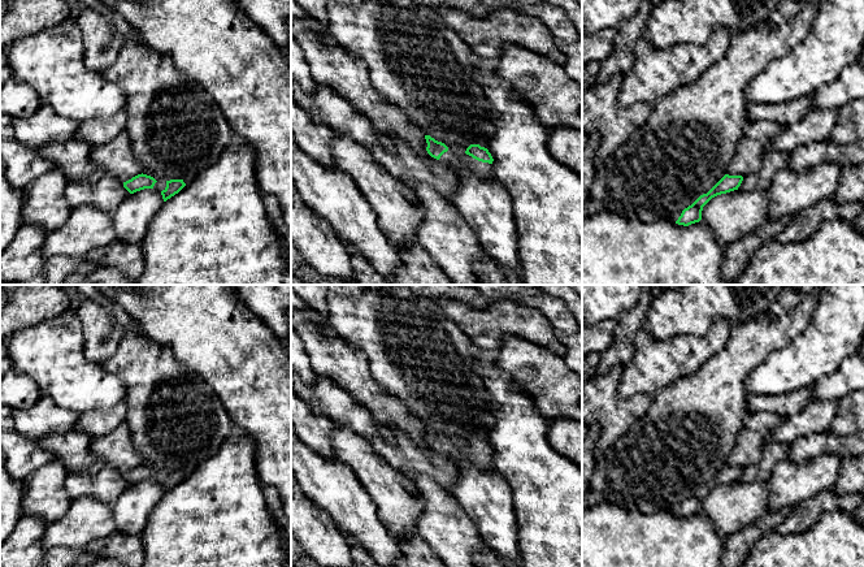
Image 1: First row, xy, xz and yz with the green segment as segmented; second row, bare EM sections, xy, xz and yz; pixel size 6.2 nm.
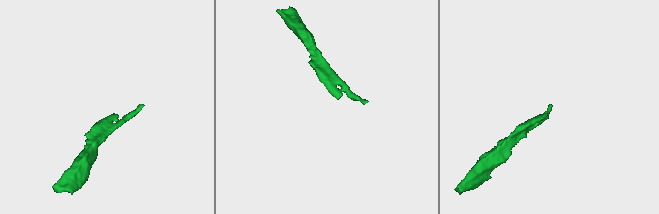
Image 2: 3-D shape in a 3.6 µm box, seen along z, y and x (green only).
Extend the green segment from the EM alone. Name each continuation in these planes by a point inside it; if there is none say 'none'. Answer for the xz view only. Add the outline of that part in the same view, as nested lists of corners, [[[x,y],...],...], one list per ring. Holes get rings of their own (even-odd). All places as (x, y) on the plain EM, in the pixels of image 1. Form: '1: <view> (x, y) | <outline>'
1: xz (482, 461) | [[[448,441],[447,443],[444,443],[439,453],[448,460],[450,455],[452,453],[463,453],[464,455],[468,455],[473,463],[476,464],[476,467],[478,467],[479,469],[494,469],[494,463],[492,463],[492,455],[489,454],[482,454],[478,453],[476,450],[473,450],[472,447],[466,446],[466,445],[461,445],[457,443],[455,441]]]

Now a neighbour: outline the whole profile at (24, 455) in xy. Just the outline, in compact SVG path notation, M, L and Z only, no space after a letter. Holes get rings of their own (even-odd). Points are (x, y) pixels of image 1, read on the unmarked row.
M16 429L0 432L0 450L5 456L4 467L12 479L25 481L32 472L55 459L55 453L38 445Z

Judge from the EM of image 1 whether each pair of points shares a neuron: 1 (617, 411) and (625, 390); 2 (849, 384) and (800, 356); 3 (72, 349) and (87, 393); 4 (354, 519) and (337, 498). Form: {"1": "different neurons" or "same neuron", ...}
{"1": "different neurons", "2": "different neurons", "3": "same neuron", "4": "same neuron"}

